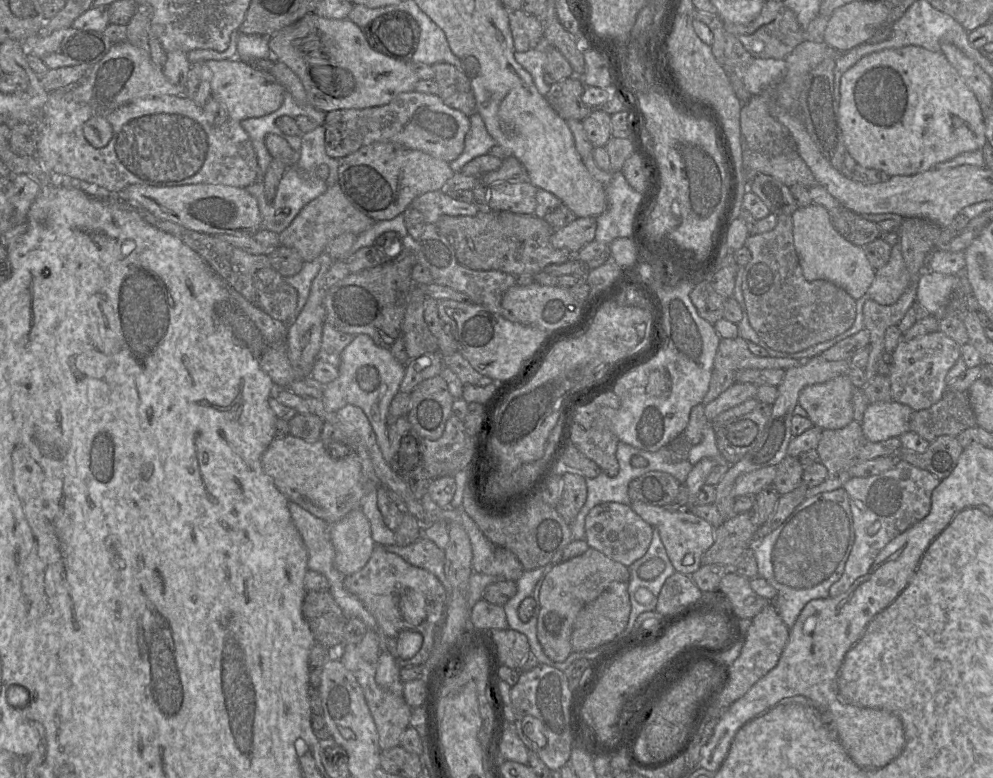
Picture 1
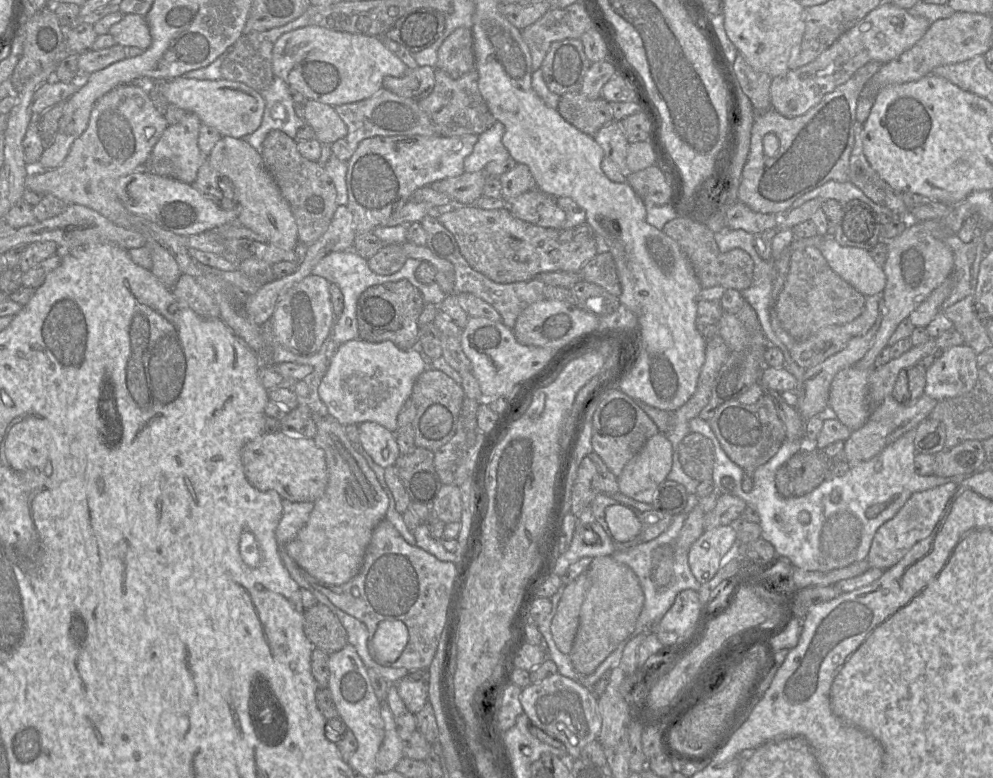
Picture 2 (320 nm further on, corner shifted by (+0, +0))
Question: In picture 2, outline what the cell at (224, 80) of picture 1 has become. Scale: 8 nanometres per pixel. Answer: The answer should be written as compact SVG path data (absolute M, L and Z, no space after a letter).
M177 77L165 87L166 100L185 112L198 116L202 124L215 128L221 136L242 138L252 134L261 125L265 100L249 86L225 79L198 80Z

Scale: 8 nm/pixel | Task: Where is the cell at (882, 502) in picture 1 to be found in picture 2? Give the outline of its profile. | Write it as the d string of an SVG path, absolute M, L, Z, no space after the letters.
M949 482L929 490L913 493L897 514L876 531L866 557L870 568L889 569L897 564L917 542L927 538L937 525L957 487L958 484Z

